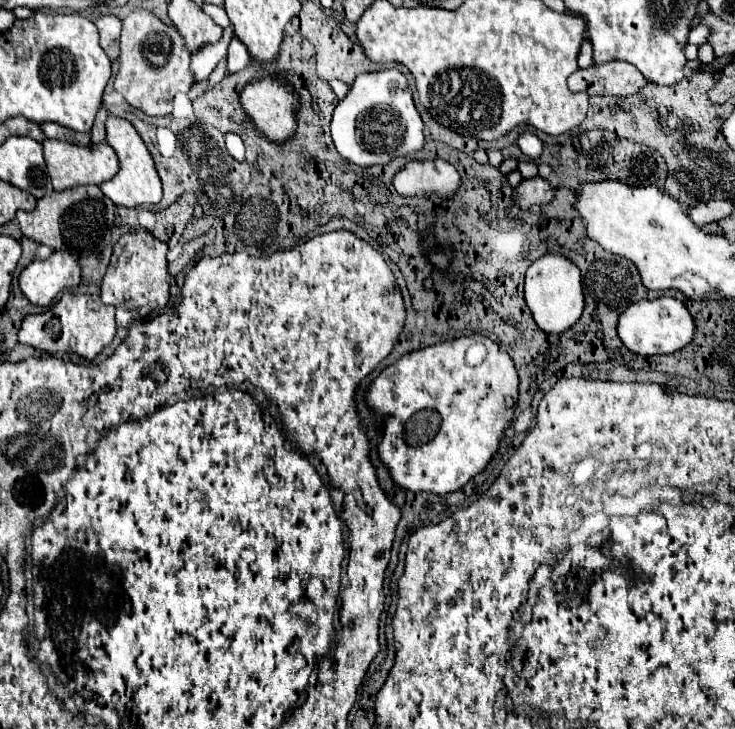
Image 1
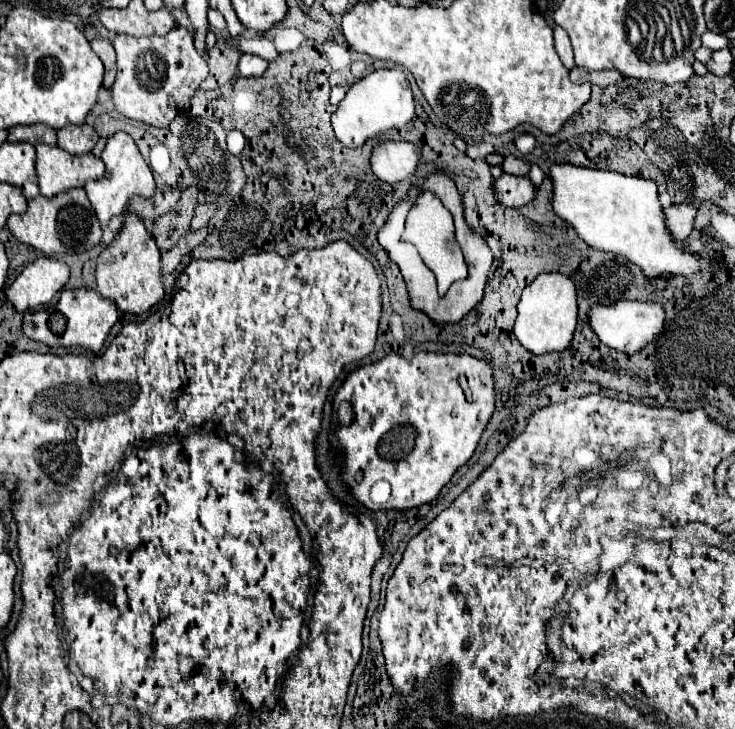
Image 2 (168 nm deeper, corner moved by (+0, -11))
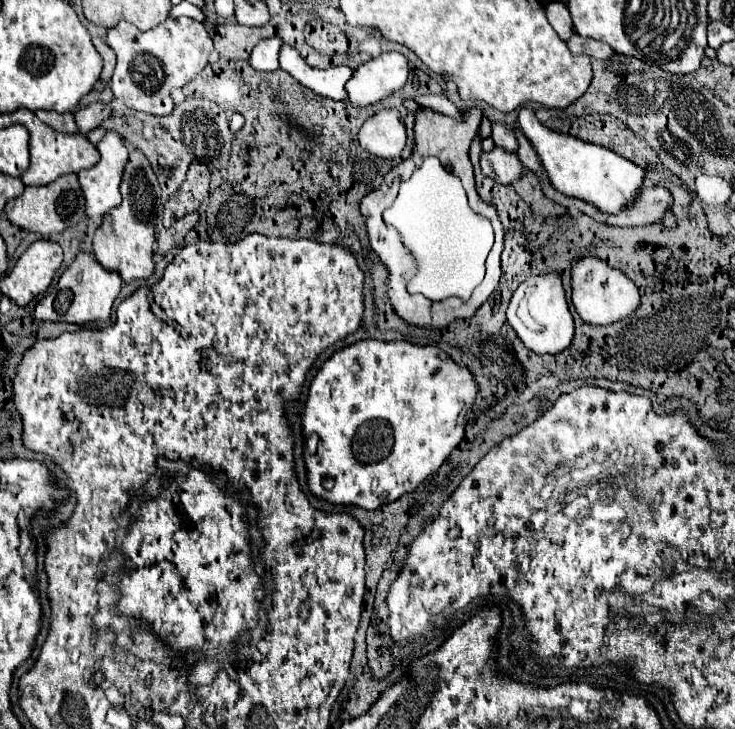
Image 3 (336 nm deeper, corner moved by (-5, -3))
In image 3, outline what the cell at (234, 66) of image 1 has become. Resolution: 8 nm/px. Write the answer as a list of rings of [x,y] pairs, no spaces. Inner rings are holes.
[[[273,37],[273,39],[265,39],[261,41],[251,57],[249,57],[249,65],[255,69],[255,71],[275,71],[279,67],[279,61],[277,61],[277,55],[279,55],[279,47],[281,47],[281,39]]]

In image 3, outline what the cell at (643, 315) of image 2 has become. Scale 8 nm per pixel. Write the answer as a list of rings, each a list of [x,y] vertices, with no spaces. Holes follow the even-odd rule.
[[[585,257],[573,265],[571,301],[579,317],[591,325],[611,325],[611,323],[625,321],[641,305],[641,299],[633,281],[627,279],[621,271],[611,269],[607,263],[595,257]]]

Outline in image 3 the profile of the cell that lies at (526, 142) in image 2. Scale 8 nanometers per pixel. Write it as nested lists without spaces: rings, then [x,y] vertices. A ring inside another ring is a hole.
[[[525,107],[519,111],[517,125],[525,133],[525,137],[531,141],[531,145],[535,147],[543,167],[547,169],[551,185],[559,193],[567,197],[583,199],[585,203],[591,203],[595,209],[609,213],[609,215],[619,215],[621,211],[637,203],[637,197],[645,181],[645,171],[637,167],[635,163],[619,157],[617,153],[609,149],[603,149],[591,143],[583,143],[571,135],[555,133],[543,127],[537,121],[535,113]]]

